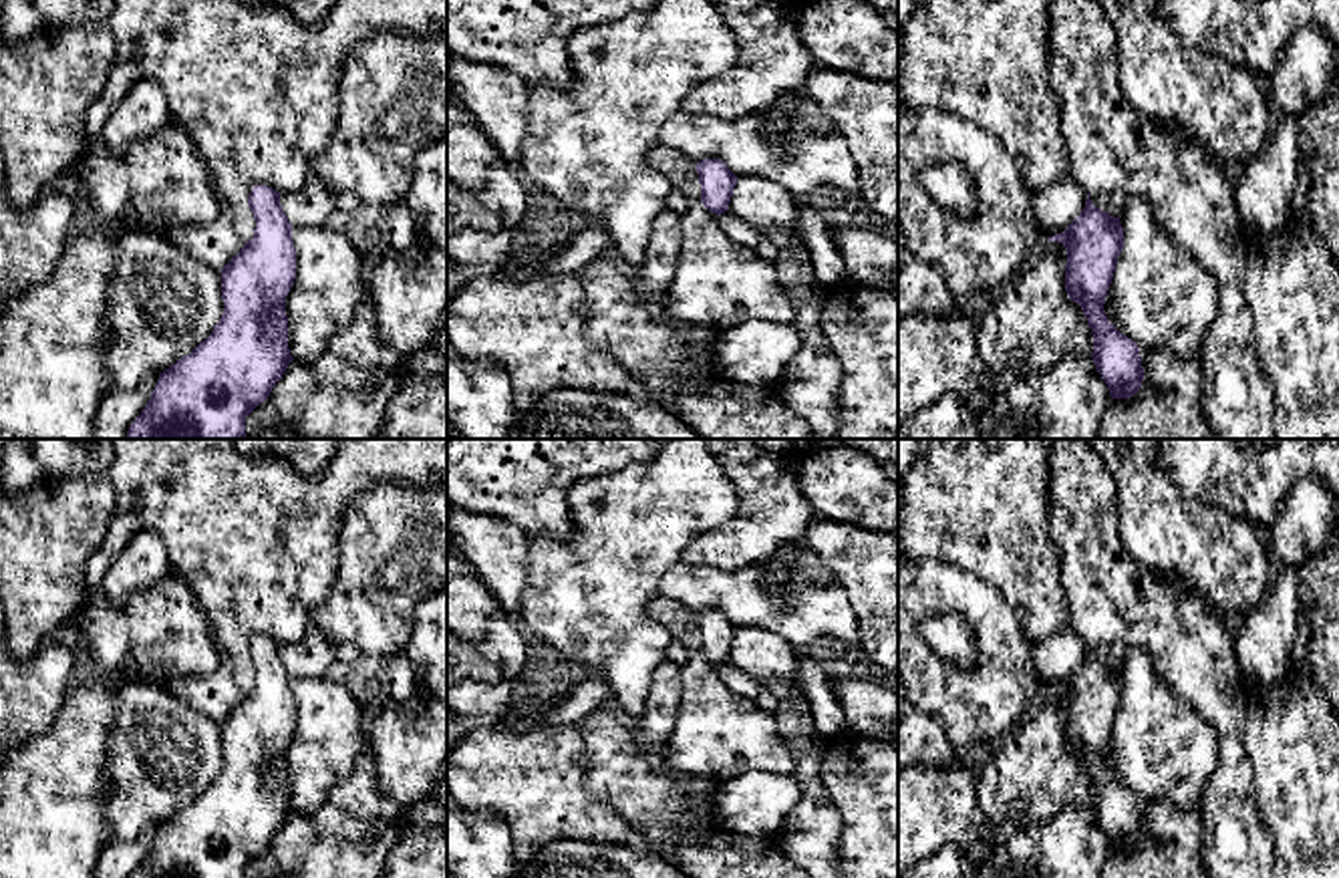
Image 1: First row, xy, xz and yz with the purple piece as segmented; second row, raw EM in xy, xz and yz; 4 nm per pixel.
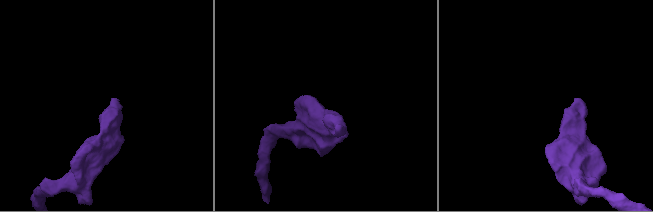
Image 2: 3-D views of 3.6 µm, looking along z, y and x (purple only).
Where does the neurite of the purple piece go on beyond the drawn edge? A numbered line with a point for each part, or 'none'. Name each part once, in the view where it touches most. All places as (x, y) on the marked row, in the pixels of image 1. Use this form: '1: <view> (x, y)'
none

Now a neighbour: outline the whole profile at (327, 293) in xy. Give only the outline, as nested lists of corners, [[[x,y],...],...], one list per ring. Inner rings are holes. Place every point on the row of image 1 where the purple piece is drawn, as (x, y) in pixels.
[[[294,226],[296,278],[286,296],[288,348],[300,362],[316,360],[330,338],[368,300],[362,282],[366,248],[354,226]]]

